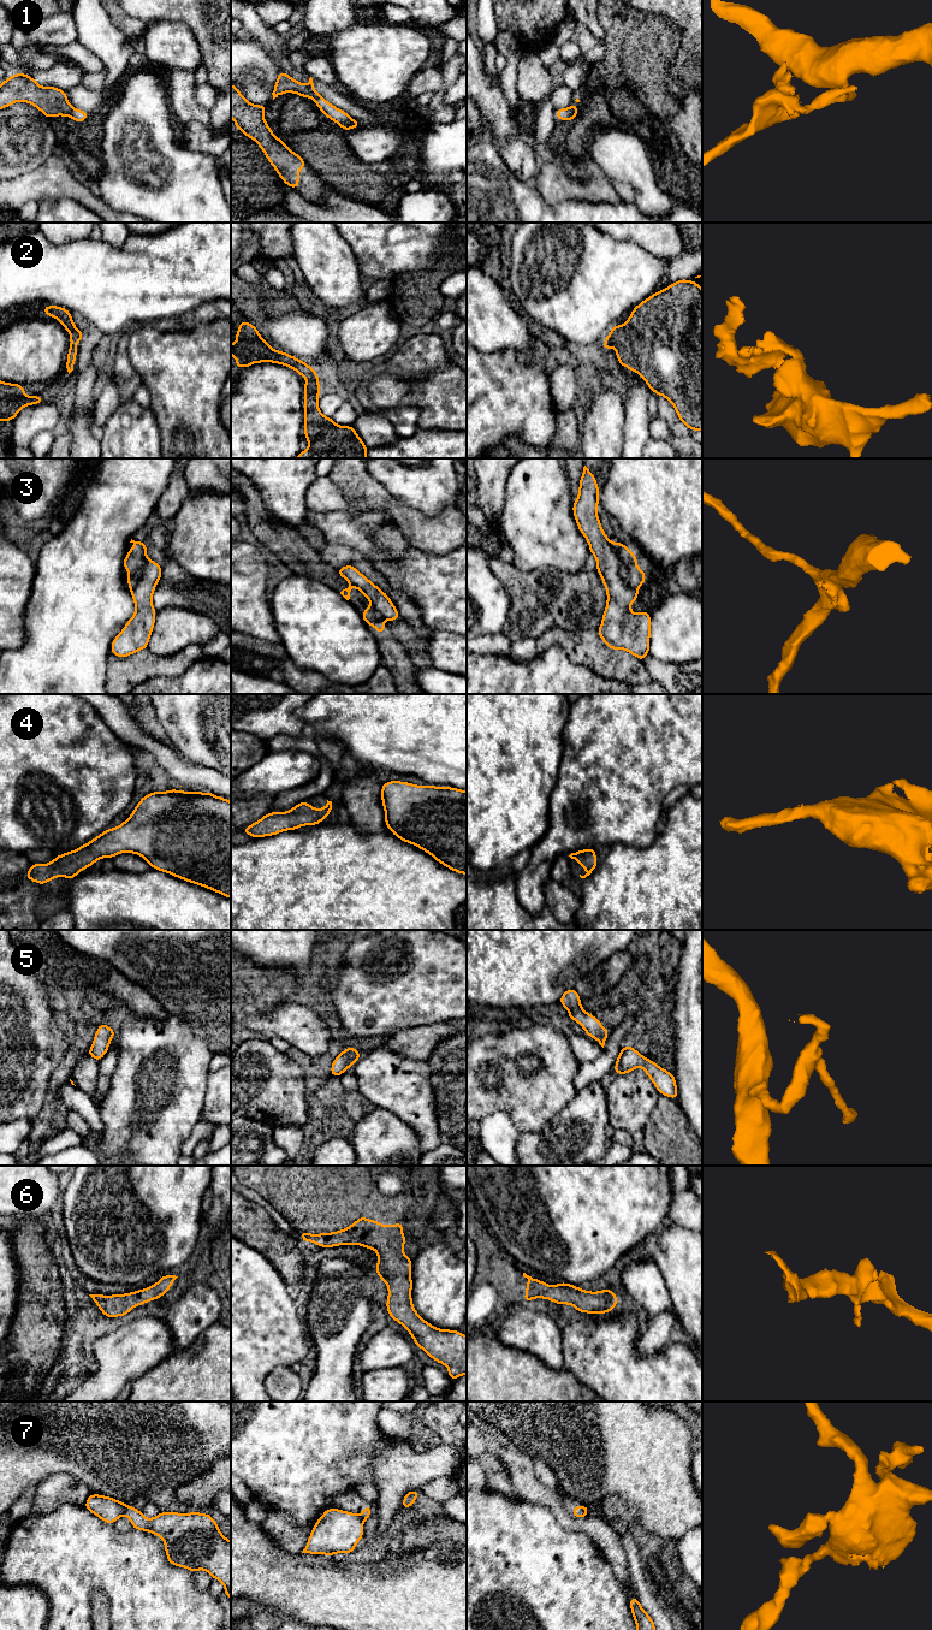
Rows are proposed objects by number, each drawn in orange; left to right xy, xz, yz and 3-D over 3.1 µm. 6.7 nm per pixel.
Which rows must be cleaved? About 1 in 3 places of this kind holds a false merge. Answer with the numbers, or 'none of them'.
1, 3, 7

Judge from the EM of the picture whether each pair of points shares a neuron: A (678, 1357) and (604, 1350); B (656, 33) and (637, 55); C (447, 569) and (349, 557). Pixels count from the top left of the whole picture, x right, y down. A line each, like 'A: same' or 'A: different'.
A: same
B: same
C: different

